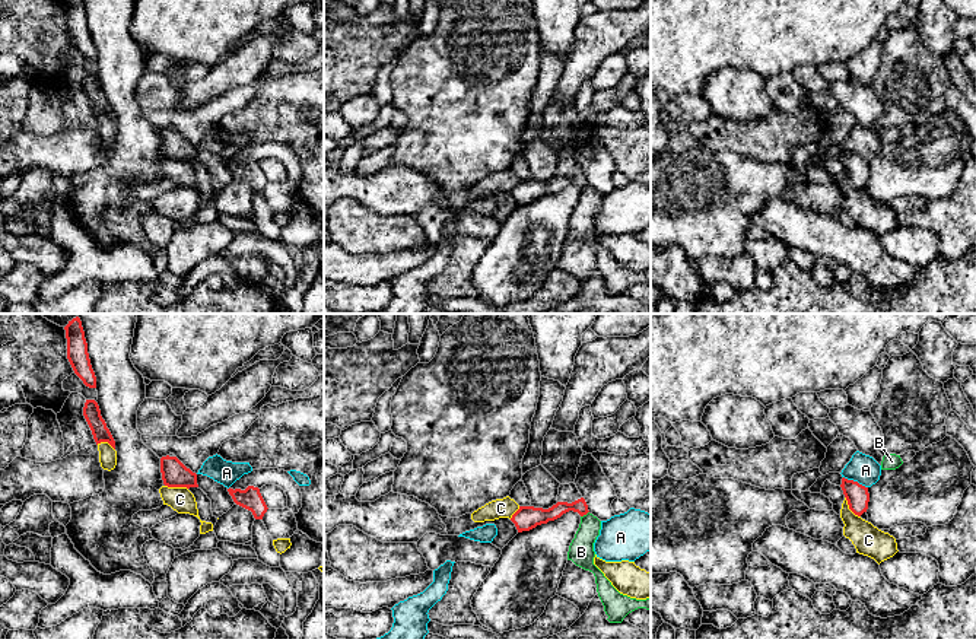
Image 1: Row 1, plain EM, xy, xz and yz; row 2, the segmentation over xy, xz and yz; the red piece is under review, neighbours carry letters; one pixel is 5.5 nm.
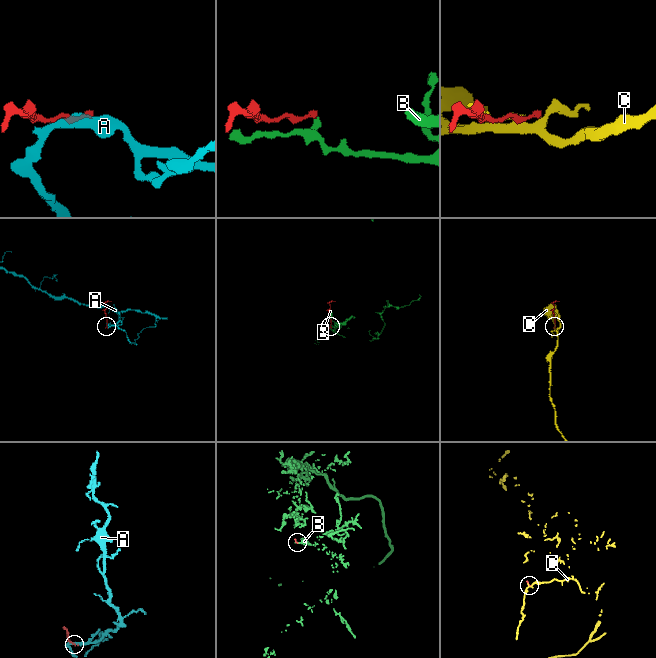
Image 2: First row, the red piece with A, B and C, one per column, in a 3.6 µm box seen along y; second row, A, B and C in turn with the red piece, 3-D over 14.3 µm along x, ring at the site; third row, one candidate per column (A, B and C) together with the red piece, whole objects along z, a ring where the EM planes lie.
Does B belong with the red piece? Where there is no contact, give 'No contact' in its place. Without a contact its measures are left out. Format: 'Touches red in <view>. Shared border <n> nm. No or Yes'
Touches red in xz. Shared border 60 nm. No

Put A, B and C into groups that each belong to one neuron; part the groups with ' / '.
A / B / C

